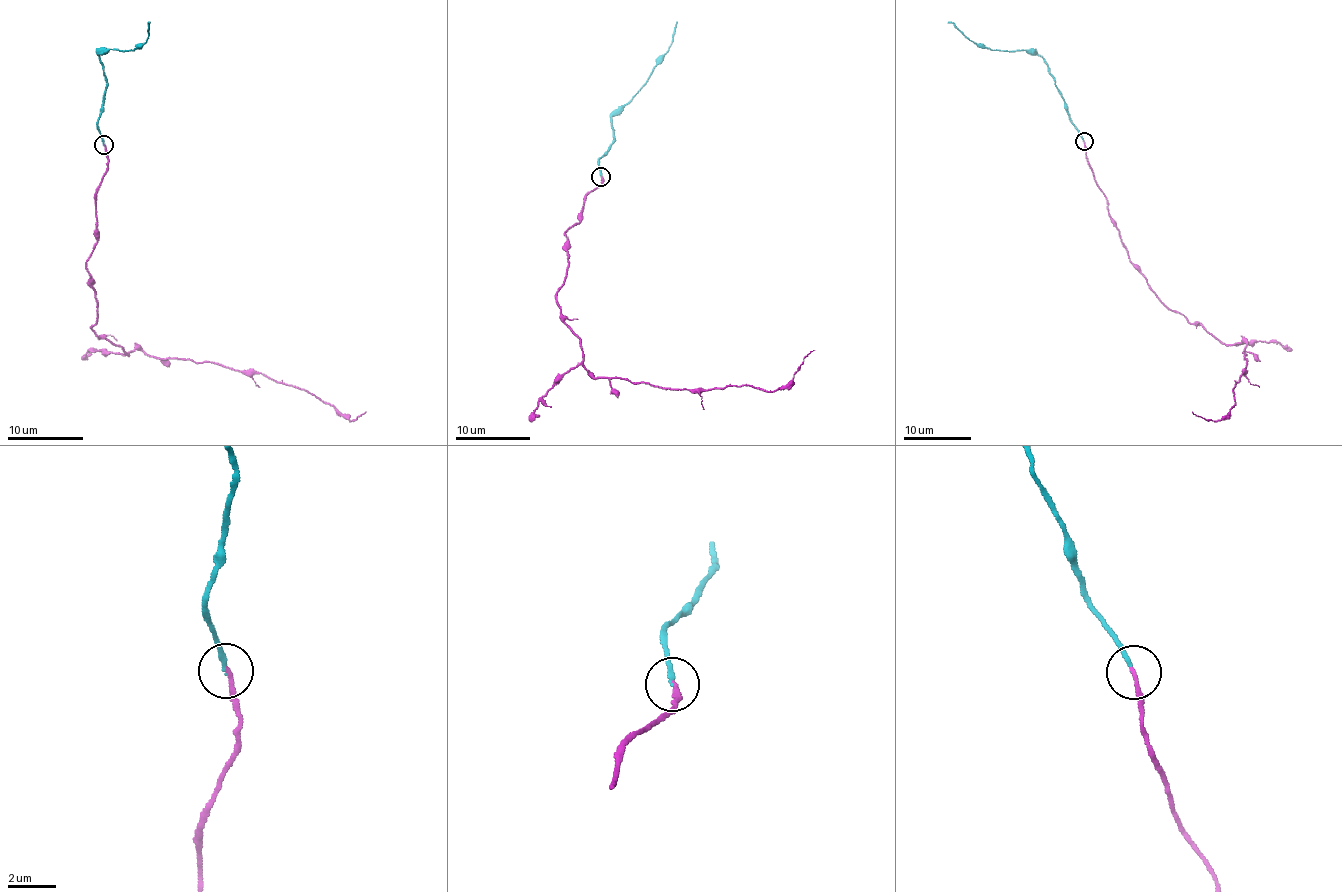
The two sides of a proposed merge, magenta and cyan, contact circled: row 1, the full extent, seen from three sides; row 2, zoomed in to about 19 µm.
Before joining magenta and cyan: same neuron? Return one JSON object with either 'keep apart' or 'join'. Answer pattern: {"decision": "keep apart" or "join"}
{"decision": "join"}

